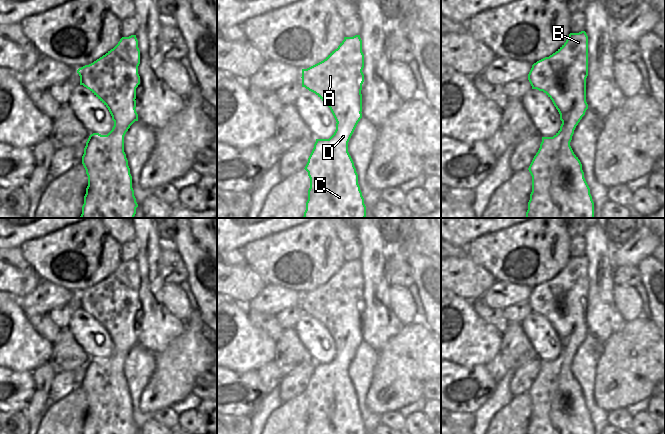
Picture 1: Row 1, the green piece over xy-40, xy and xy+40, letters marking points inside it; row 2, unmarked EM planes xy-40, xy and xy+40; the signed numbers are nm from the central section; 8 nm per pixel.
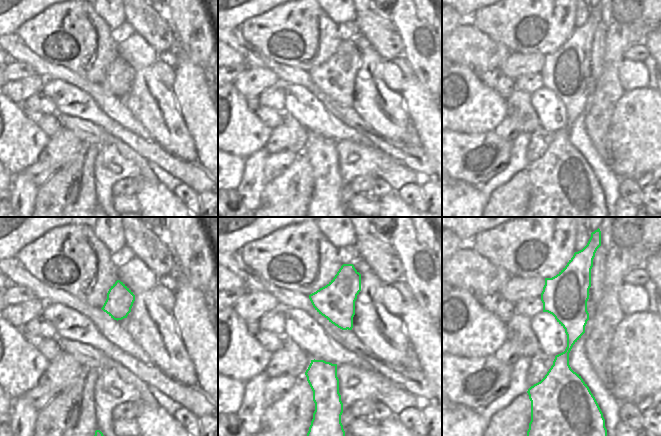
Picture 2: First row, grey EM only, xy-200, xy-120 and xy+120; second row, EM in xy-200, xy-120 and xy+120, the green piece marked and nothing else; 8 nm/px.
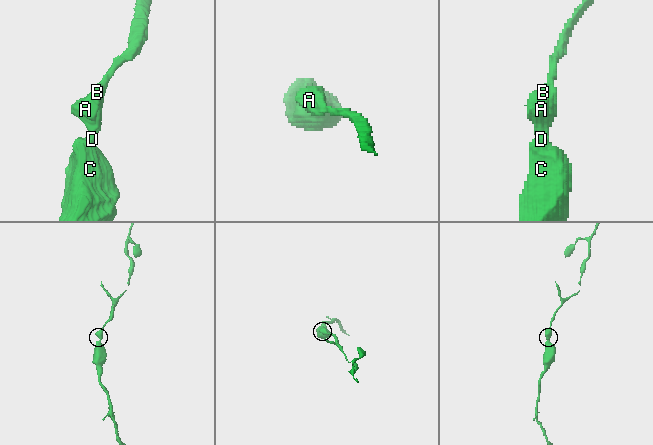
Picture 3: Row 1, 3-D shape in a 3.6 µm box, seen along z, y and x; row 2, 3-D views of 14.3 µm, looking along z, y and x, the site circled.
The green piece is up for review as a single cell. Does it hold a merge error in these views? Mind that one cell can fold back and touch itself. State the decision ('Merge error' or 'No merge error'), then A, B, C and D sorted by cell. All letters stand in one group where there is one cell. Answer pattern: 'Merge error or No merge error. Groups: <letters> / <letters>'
Merge error. Groups: A B / C D.

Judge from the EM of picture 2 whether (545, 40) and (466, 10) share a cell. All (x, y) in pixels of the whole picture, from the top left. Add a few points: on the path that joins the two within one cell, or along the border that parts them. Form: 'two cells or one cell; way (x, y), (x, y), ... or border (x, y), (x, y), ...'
two cells; border (476, 10), (468, 18)

